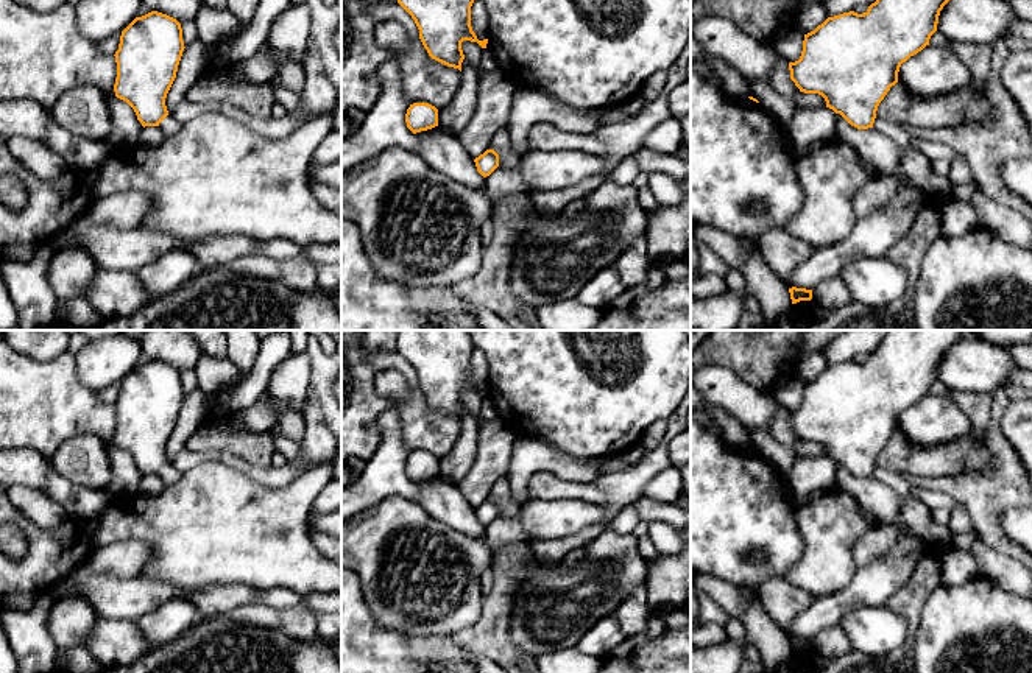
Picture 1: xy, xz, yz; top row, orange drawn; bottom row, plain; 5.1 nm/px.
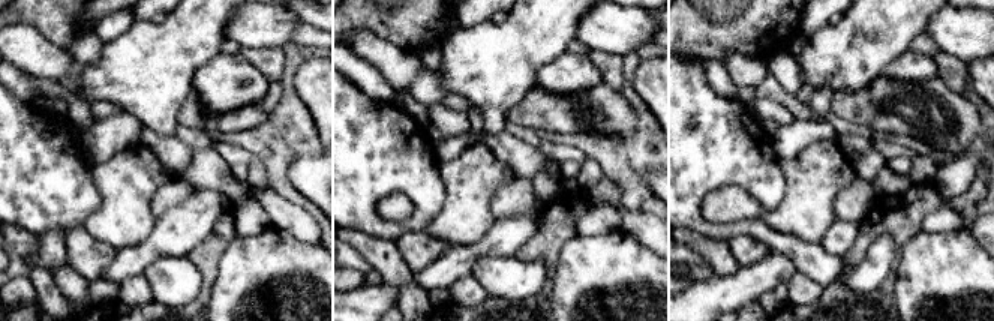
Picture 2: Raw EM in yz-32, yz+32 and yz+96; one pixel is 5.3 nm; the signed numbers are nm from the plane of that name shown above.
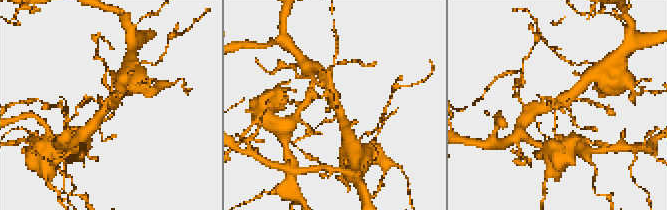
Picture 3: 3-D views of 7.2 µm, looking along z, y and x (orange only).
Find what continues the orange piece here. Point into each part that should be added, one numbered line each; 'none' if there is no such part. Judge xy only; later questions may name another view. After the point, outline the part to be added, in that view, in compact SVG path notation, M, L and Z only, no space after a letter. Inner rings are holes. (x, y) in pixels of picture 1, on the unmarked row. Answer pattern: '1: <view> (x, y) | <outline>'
1: xy (169, 475) | M170 463L159 472L159 477L162 480L162 483L167 486L171 486L175 483L178 483L182 477L182 474L173 467Z

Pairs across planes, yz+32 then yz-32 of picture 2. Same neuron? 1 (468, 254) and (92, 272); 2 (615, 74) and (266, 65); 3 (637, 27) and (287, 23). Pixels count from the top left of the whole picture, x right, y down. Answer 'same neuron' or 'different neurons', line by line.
1: different neurons
2: same neuron
3: same neuron

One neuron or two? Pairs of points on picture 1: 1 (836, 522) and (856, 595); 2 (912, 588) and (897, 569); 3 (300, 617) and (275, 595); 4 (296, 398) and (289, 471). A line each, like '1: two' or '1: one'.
1: two
2: two
3: two
4: two

